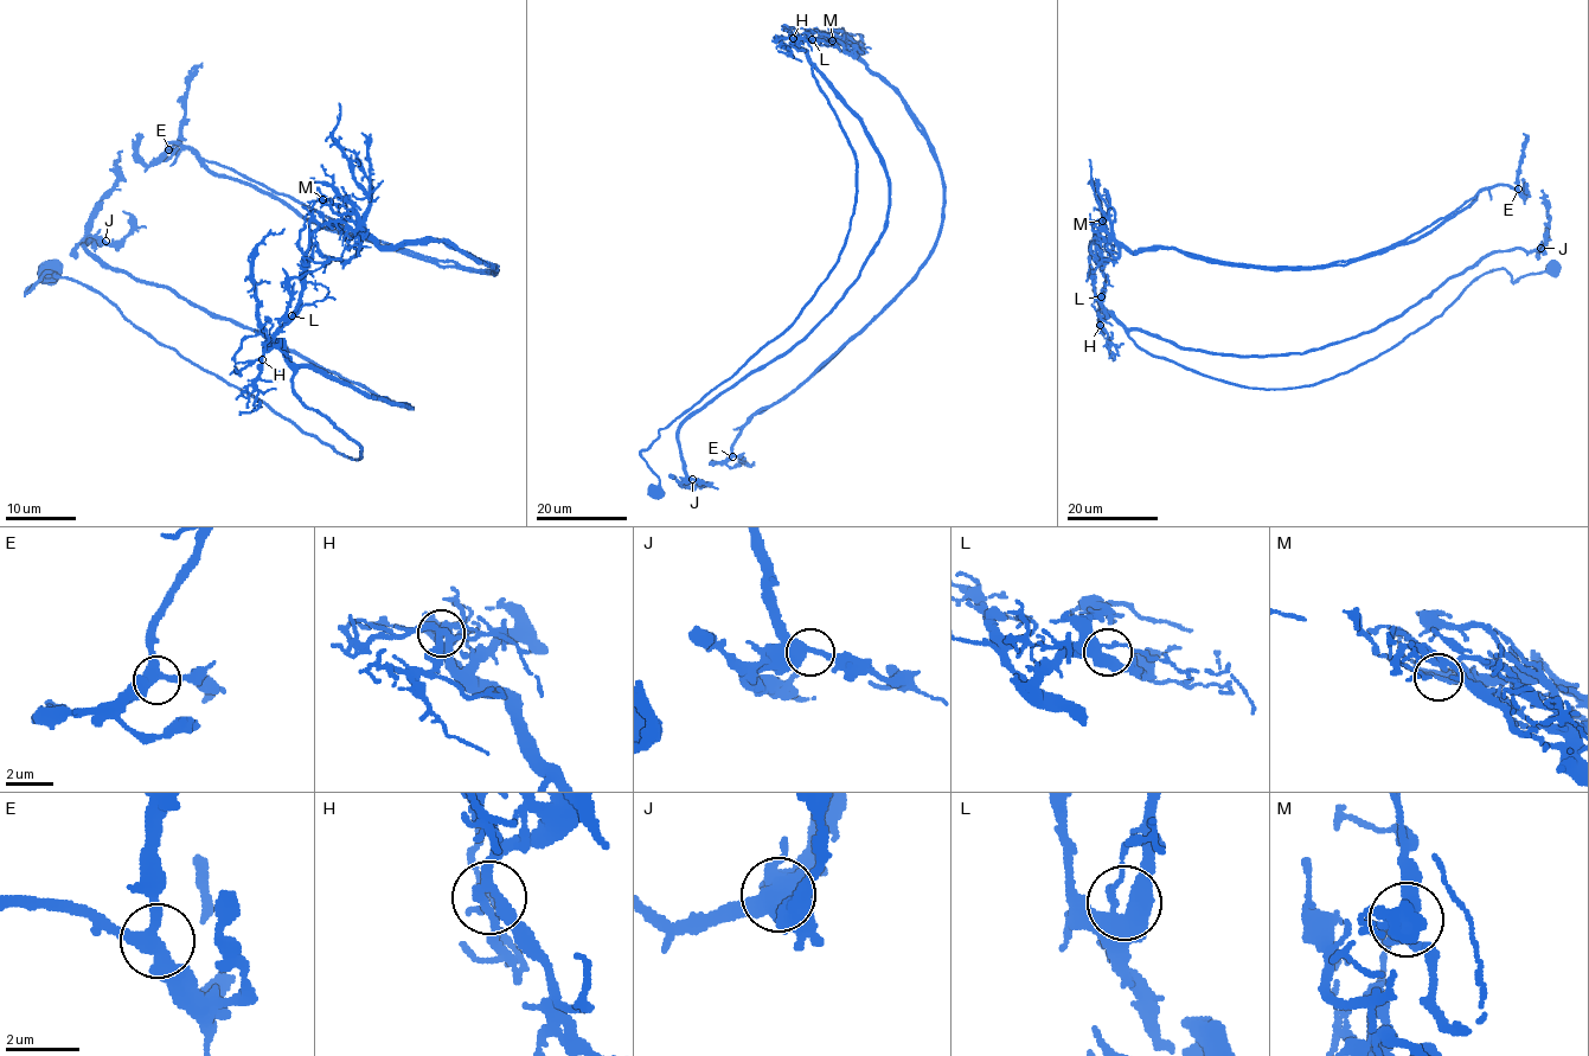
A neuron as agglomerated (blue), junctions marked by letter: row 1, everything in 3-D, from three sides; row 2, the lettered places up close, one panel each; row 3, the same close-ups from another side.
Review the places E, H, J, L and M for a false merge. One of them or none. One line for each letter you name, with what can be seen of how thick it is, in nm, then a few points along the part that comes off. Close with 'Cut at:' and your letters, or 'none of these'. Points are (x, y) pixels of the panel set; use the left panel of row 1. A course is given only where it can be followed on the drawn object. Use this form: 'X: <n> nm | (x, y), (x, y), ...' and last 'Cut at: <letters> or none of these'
M: 160 nm | (324, 198), (382, 245), (441, 241), (495, 272), (382, 248), (168, 147), (203, 63)
Cut at: M

